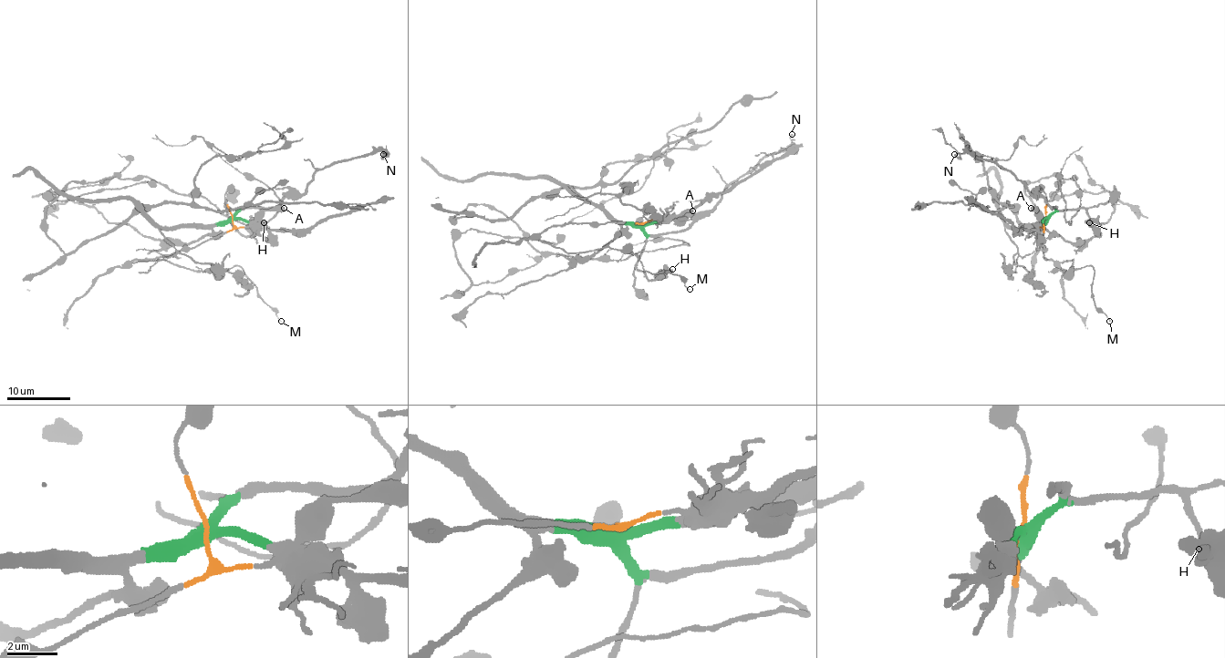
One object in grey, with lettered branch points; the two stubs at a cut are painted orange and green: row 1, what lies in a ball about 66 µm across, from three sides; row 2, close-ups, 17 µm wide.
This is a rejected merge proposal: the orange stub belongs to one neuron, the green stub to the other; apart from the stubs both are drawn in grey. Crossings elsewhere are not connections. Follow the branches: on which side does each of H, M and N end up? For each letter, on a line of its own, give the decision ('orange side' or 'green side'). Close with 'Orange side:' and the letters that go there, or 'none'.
H: green side
M: orange side
N: green side
Orange side: M

